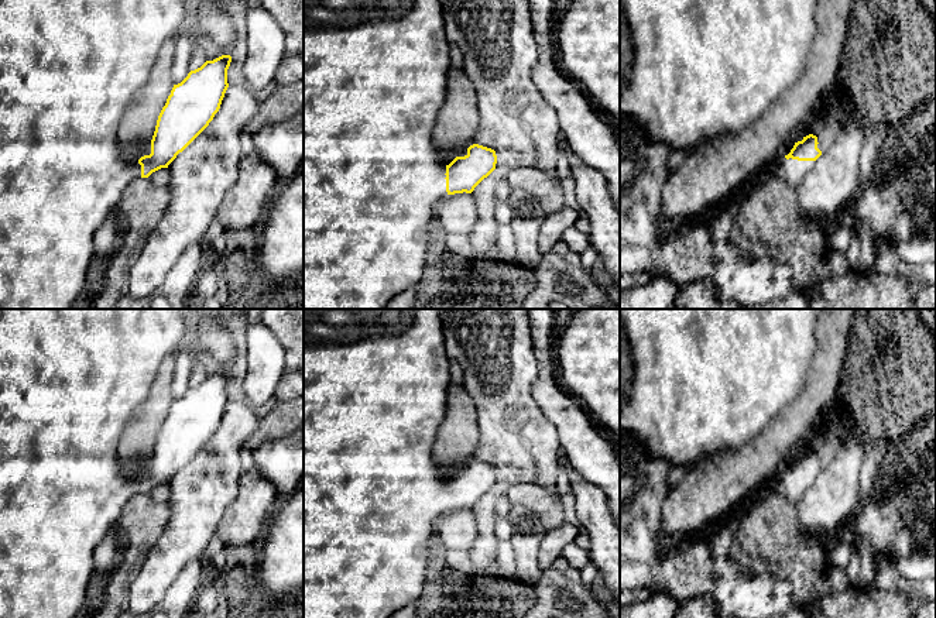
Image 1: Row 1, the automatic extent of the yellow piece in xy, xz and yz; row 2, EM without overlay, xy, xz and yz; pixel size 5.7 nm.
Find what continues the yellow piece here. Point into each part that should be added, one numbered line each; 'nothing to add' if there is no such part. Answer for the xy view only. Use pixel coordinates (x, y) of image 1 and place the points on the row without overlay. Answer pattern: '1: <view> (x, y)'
1: xy (69, 378)

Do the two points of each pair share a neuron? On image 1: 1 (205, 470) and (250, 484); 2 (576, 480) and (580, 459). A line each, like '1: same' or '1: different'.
1: different
2: different

